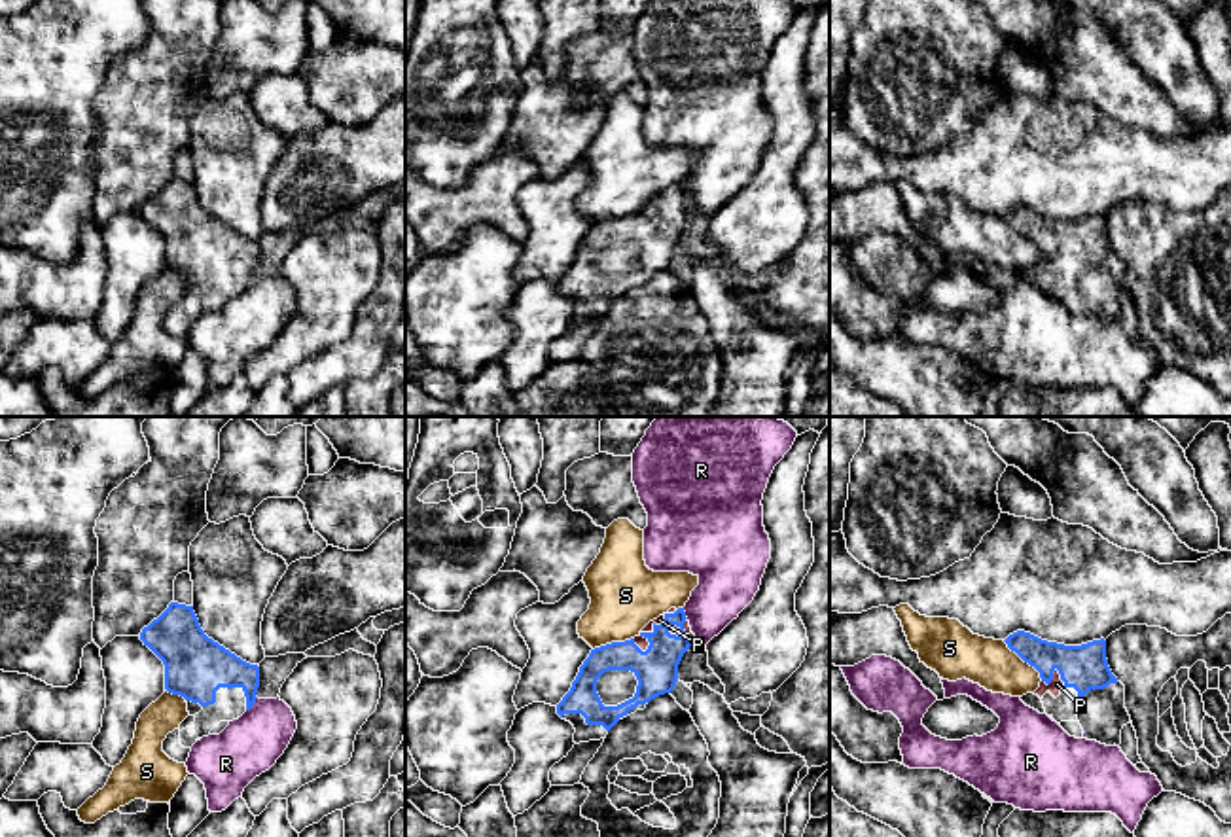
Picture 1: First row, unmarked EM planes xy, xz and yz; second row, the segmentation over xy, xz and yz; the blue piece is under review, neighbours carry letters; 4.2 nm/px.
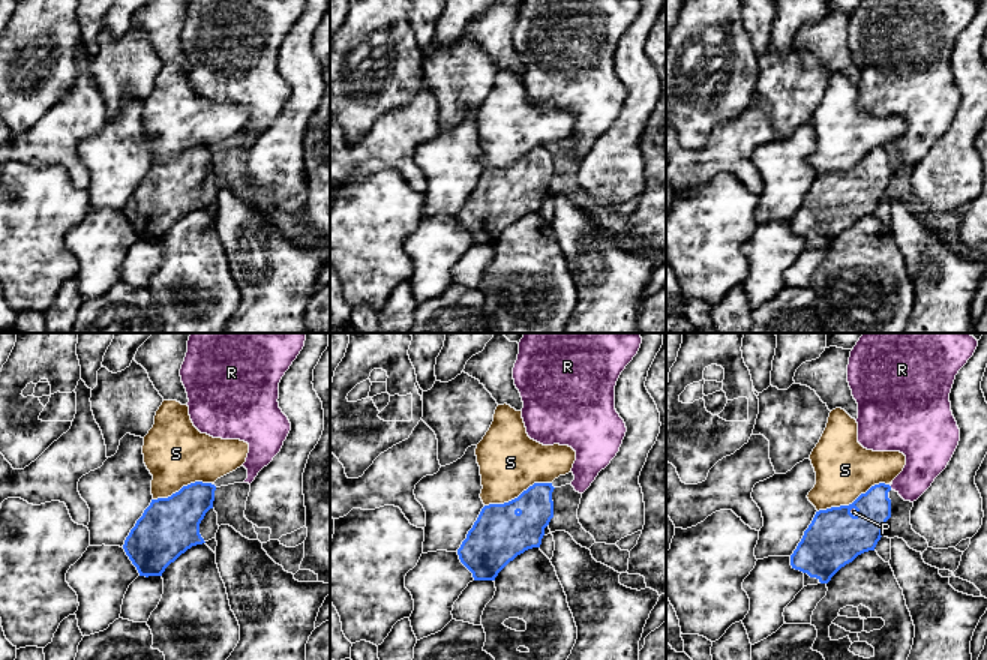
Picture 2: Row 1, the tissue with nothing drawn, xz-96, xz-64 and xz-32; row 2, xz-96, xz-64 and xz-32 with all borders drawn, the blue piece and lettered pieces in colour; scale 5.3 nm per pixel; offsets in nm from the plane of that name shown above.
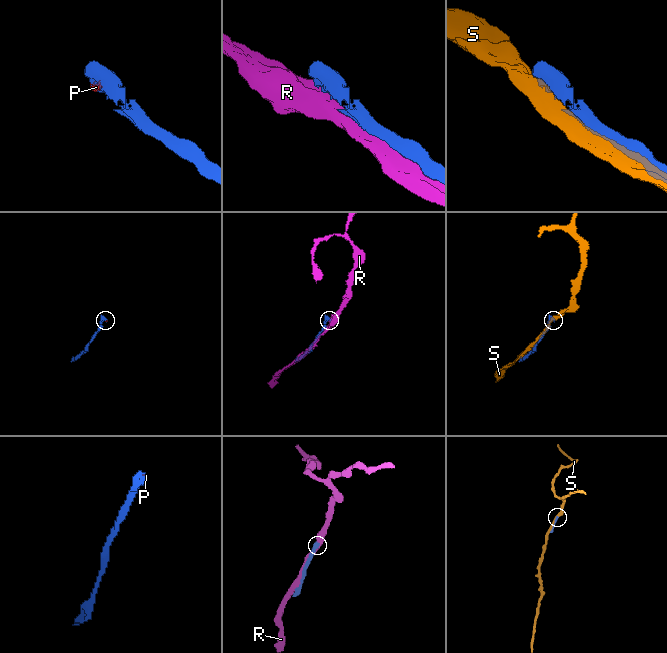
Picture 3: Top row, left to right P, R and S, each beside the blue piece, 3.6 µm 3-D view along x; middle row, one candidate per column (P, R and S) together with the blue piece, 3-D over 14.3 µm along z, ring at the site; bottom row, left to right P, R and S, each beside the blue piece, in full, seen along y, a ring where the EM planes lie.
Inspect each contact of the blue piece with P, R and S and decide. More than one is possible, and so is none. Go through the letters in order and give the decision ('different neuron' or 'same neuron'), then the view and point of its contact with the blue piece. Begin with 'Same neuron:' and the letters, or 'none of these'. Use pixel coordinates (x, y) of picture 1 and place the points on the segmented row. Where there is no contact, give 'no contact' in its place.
Same neuron: P
P: same neuron | yz (1053, 669)
R: different neuron | xy (252, 705)
S: different neuron | yz (1025, 661)

